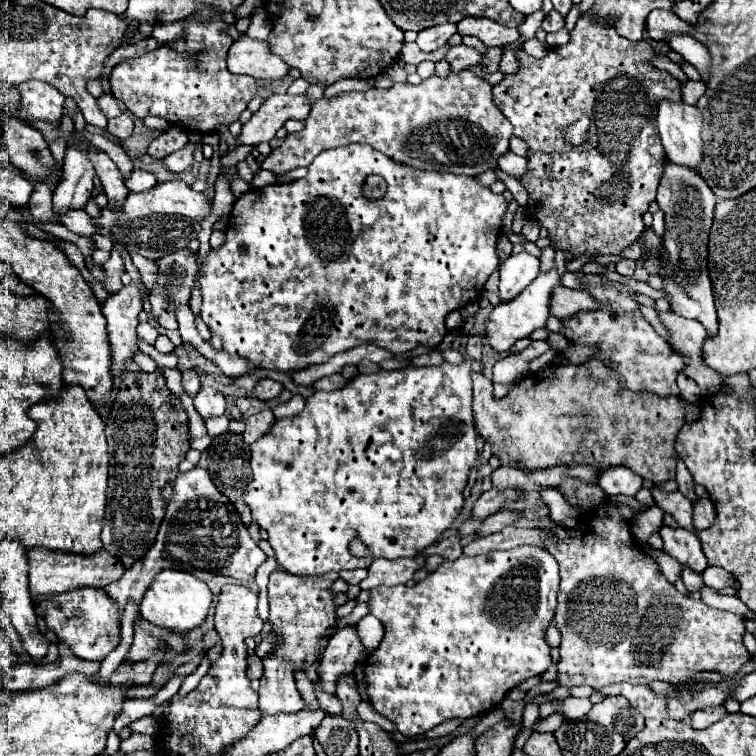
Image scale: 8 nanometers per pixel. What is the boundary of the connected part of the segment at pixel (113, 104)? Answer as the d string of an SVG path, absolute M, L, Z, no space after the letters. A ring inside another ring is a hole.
M103 93L99 99L99 109L105 113L105 117L117 117L121 115L121 107L119 107L119 101L111 95L111 93Z

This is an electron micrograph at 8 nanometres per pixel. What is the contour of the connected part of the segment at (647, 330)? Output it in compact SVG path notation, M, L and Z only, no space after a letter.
M585 275L583 277L583 291L587 291L595 301L597 301L597 309L595 311L579 311L577 315L563 319L563 335L571 341L571 347L565 349L561 355L571 363L571 365L585 365L591 359L599 359L605 363L605 367L613 369L619 377L619 383L629 389L629 391L637 391L637 393L653 393L659 397L667 397L667 395L679 395L679 387L675 383L677 373L683 369L683 359L681 355L677 355L673 351L673 347L661 339L655 329L649 325L649 321L643 317L639 303L633 297L633 289L629 289L625 283L615 283L609 281L605 275Z

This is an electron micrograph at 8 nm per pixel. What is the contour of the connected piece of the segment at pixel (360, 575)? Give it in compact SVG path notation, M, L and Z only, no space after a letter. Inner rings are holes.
M367 569L343 570L339 573L349 585L358 585L368 575Z

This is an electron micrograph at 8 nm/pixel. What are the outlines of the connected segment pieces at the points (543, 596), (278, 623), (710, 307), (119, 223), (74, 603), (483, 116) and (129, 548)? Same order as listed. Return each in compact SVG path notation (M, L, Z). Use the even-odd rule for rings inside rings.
M523 545L523 547L515 547L511 551L495 551L489 555L479 555L479 557L467 557L461 555L455 561L443 561L433 573L429 573L423 581L419 581L413 587L407 585L395 585L395 587L375 587L371 589L371 597L367 601L369 605L369 613L375 615L383 627L385 627L385 637L381 641L381 645L365 659L363 671L365 671L365 681L367 681L367 697L373 705L373 709L377 713L381 713L383 717L387 717L389 721L395 723L397 731L411 737L411 735L421 735L427 733L429 729L437 727L439 723L453 719L453 717L461 717L461 719L469 719L473 715L481 715L487 713L491 709L495 709L507 695L507 691L511 691L513 687L517 687L519 683L523 683L529 677L541 675L549 669L551 665L551 655L549 655L549 645L545 643L545 631L553 621L555 615L555 607L557 607L557 591L559 591L559 567L557 561L551 557L551 553L547 553L547 549L543 547L533 547L533 545Z
M275 571L269 577L269 623L271 631L277 635L279 647L277 651L263 659L265 673L261 677L259 687L259 711L261 715L275 715L275 713L299 713L305 703L295 687L293 669L303 669L309 665L319 663L321 655L321 641L325 639L325 631L335 625L335 605L331 583L325 577L299 577L287 571Z
M665 159L661 183L657 189L657 203L665 213L663 243L675 265L675 283L667 279L663 291L669 295L671 309L677 315L703 323L709 331L709 337L713 337L717 333L717 311L707 271L707 241L715 213L715 195L699 177L699 173Z
M167 181L155 185L151 191L129 193L123 207L115 209L107 205L95 221L97 229L107 229L115 241L119 241L129 253L139 253L147 259L161 259L167 253L187 247L191 239L197 239L201 221L211 211L211 203L203 193L193 191L183 181Z
M73 589L67 593L57 593L51 597L33 597L35 613L41 615L47 627L63 641L77 659L103 661L121 641L119 625L119 605L103 593L103 589Z
M465 69L461 73L451 73L445 79L433 75L419 85L395 83L391 89L369 89L365 93L353 91L335 95L333 99L319 99L307 117L305 129L289 133L283 139L283 143L277 149L273 149L271 155L261 163L261 167L273 171L275 175L281 175L297 167L309 167L313 159L325 149L351 143L367 143L373 149L391 157L393 161L409 165L413 169L477 177L483 171L497 167L499 155L509 151L509 139L511 139L511 123L495 107L493 87L485 79Z
M161 371L155 373L125 373L119 397L105 419L105 433L109 441L109 489L107 489L107 507L105 507L105 525L101 531L103 547L111 551L119 561L129 569L143 553L155 543L165 507L173 495L173 485L177 479L177 465L185 459L189 451L189 427L187 413L181 405L181 399L175 397L167 385Z

